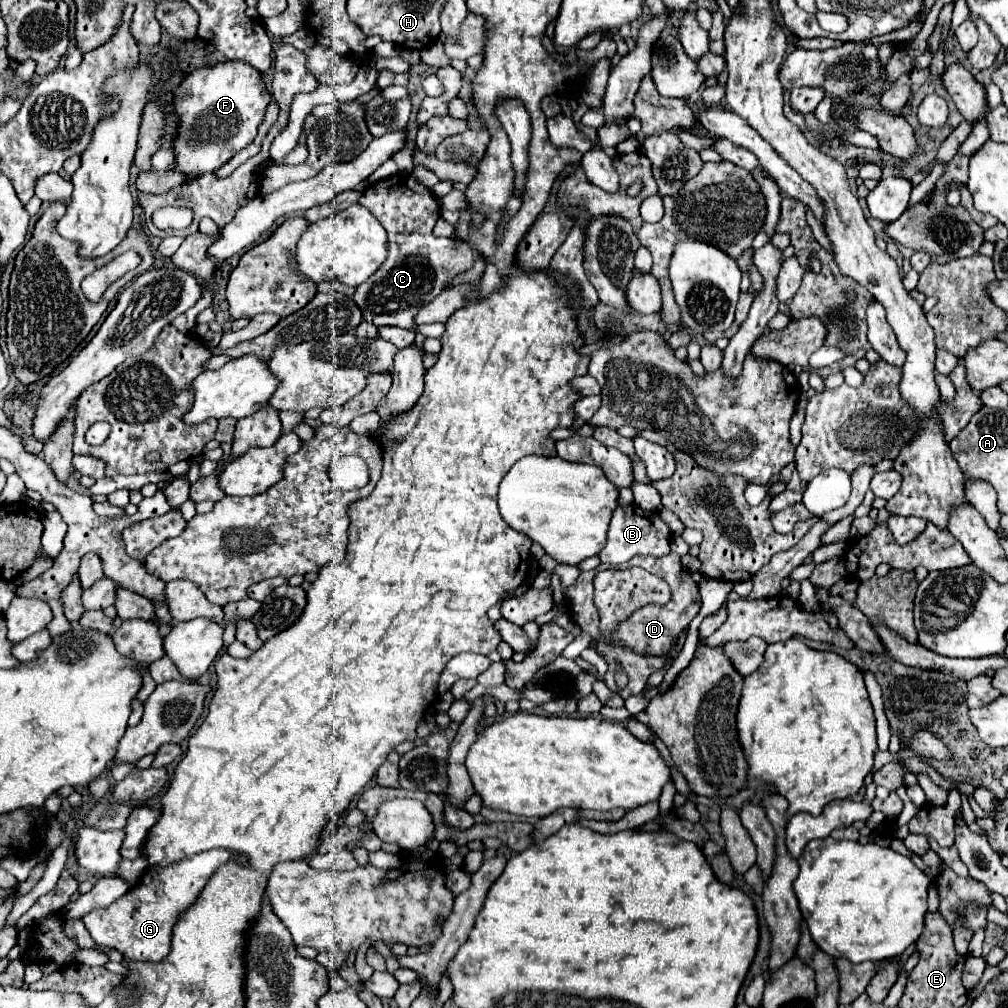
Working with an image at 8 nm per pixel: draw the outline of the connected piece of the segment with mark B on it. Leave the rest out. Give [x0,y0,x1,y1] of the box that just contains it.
[599,504,671,566]

